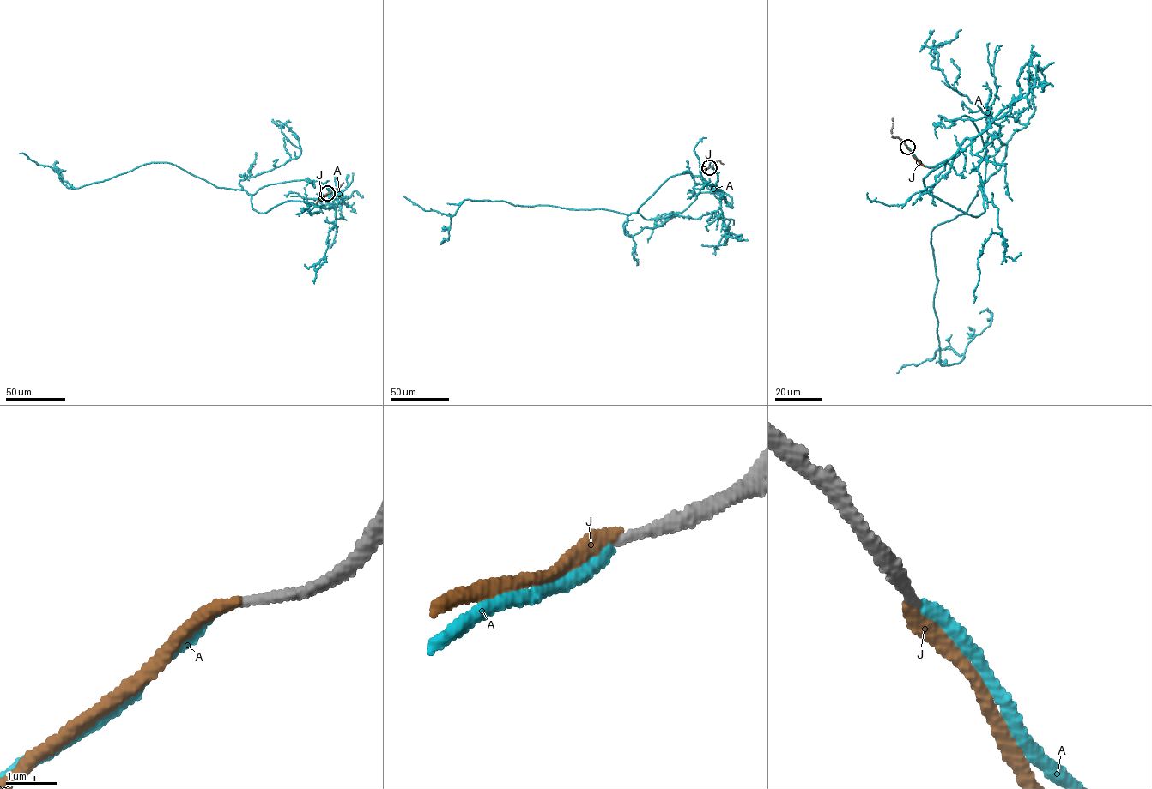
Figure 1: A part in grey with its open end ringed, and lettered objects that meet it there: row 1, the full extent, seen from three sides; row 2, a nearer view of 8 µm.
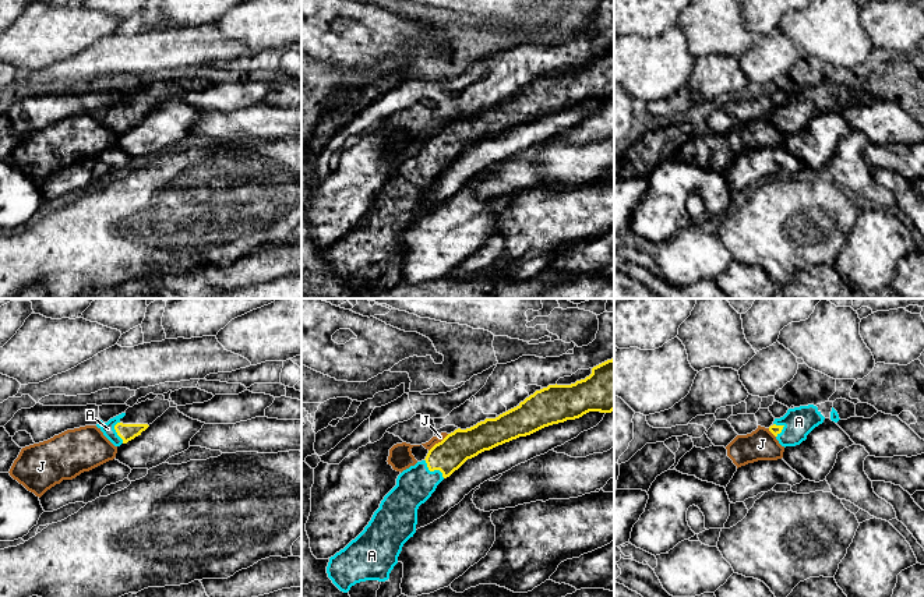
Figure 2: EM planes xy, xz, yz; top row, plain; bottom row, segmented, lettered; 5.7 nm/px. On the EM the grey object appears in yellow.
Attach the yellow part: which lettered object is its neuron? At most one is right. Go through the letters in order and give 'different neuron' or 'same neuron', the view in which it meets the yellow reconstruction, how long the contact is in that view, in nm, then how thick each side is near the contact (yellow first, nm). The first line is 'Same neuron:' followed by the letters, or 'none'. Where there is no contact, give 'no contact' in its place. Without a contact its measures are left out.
Same neuron: A
A: same neuron; contact in xz; length 160 nm; calibres 190 and 220 nm
J: different neuron; contact in xz; length 160 nm; calibres 190 and 50 nm

